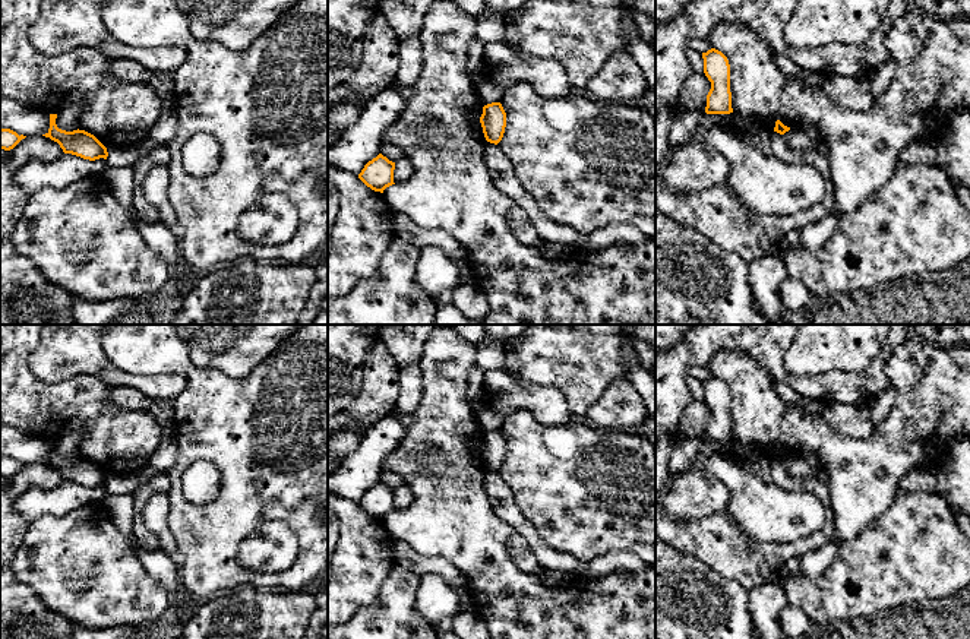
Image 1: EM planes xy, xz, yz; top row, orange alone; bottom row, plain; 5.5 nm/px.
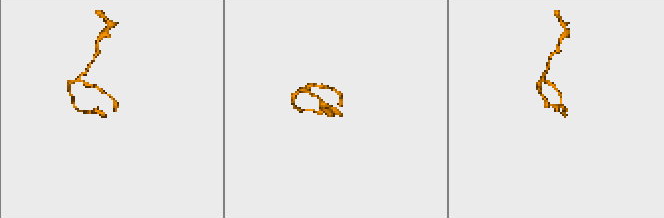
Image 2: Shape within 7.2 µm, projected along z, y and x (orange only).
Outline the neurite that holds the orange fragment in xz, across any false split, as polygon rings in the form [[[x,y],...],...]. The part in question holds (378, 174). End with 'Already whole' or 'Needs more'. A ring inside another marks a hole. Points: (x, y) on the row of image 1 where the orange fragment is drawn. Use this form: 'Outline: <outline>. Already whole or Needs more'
Outline: [[[379,154],[376,158],[369,161],[358,178],[372,190],[383,193],[383,190],[394,183],[395,162]]]. Already whole

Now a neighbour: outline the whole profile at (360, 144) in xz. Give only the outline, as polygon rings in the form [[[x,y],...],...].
[[[386,88],[369,99],[360,118],[345,130],[337,143],[328,146],[328,165],[356,175],[380,154],[382,135],[404,111],[404,99],[394,88]]]

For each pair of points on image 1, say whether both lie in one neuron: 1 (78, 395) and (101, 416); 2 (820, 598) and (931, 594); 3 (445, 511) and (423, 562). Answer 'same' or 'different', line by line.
1: same
2: same
3: different

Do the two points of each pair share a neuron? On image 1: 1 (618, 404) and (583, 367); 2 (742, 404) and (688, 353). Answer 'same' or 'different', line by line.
1: different
2: different

